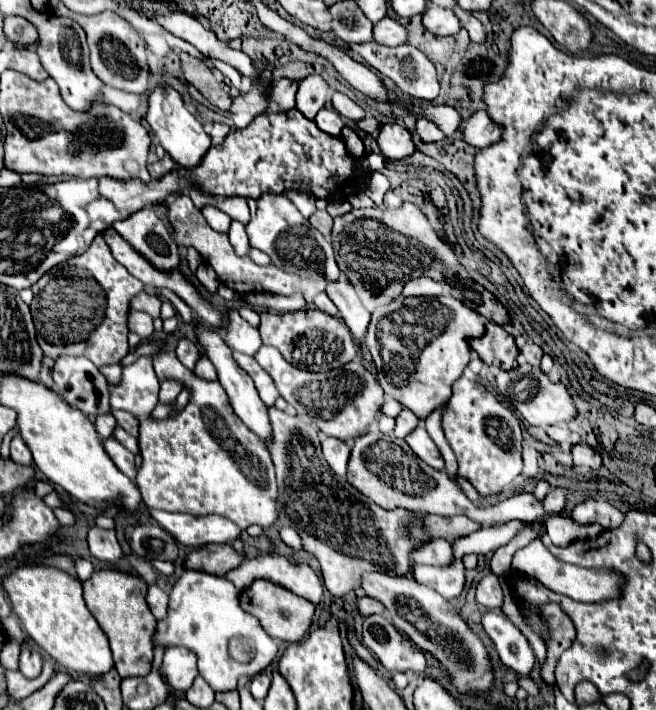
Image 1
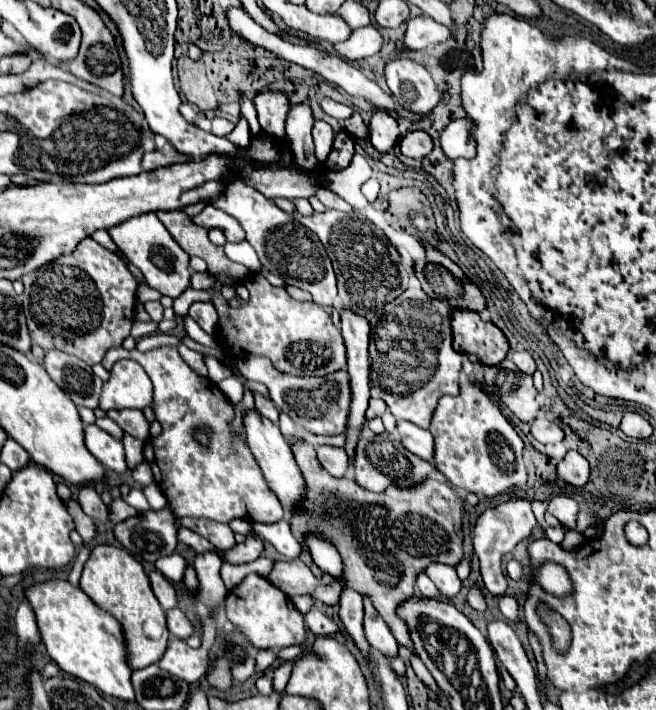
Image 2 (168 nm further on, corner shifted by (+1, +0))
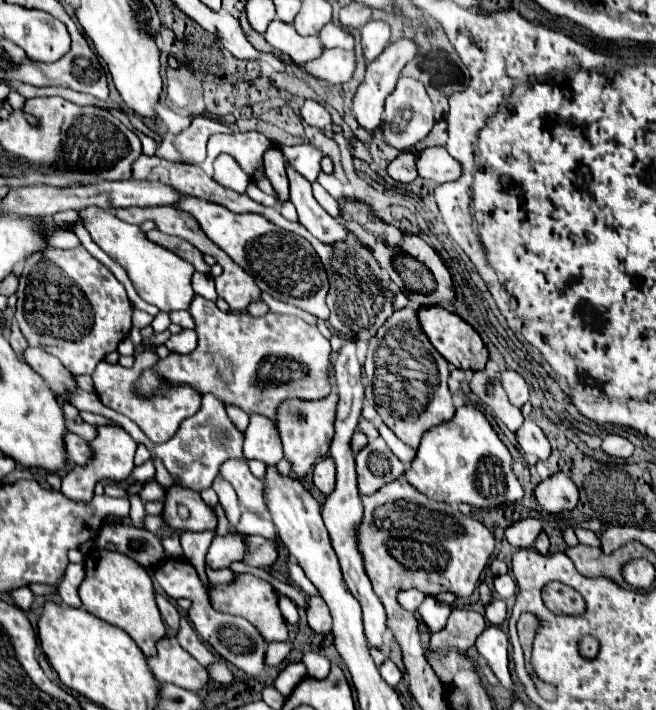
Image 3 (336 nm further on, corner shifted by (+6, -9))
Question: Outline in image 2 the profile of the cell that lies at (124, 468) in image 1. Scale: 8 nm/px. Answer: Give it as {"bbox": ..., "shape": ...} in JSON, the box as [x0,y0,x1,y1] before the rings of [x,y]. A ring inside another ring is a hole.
{"bbox":[84,425,126,473],"shape":[[[86,425],[84,427],[84,443],[88,447],[88,451],[108,469],[116,471],[116,473],[126,473],[126,457],[124,457],[124,447],[118,439],[110,437],[106,431],[102,431],[100,427]]]}

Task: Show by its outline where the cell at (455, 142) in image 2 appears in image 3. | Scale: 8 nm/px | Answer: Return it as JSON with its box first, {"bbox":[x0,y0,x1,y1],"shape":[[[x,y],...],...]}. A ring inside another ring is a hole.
{"bbox":[417,146,461,184],"shape":[[[431,146],[421,150],[417,158],[417,170],[419,176],[437,184],[451,182],[461,176],[461,164],[447,152],[445,146]]]}

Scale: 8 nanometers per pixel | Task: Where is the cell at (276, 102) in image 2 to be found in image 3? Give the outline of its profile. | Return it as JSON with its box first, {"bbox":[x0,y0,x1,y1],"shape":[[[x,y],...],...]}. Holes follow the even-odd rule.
{"bbox":[263,144,289,200],"shape":[[[277,144],[271,146],[263,154],[263,166],[265,166],[265,174],[271,180],[279,198],[289,200],[289,182],[287,182],[287,174],[285,174],[285,160],[283,160],[283,154],[277,148]]]}

